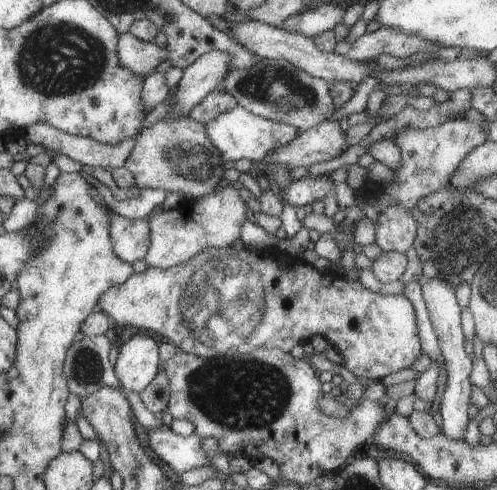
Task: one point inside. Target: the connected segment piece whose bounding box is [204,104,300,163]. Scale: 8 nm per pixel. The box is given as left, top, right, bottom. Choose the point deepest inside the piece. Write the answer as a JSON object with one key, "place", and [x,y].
{"place":[237,134]}

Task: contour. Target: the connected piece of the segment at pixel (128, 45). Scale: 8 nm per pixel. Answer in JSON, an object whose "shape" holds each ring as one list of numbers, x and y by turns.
{"shape":[[130,33,119,35,118,52,120,65,142,76,154,72,168,56,166,48,159,47,156,42,144,42]]}

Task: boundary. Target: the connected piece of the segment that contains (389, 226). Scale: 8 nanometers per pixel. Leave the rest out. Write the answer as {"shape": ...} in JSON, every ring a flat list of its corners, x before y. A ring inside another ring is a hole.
{"shape":[[398,204,388,206,384,212,378,213,375,225,375,242,382,251,398,251,405,253,413,246,417,235,417,220,413,210,400,208]]}

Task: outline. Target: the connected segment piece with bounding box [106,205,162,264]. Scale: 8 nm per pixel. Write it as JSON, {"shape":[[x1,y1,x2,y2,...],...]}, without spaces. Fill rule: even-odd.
{"shape":[[156,205,154,210,144,218,128,219,106,208,111,218,110,235,116,254,120,260,133,264,142,260,150,250,150,218,160,214,162,208]]}

